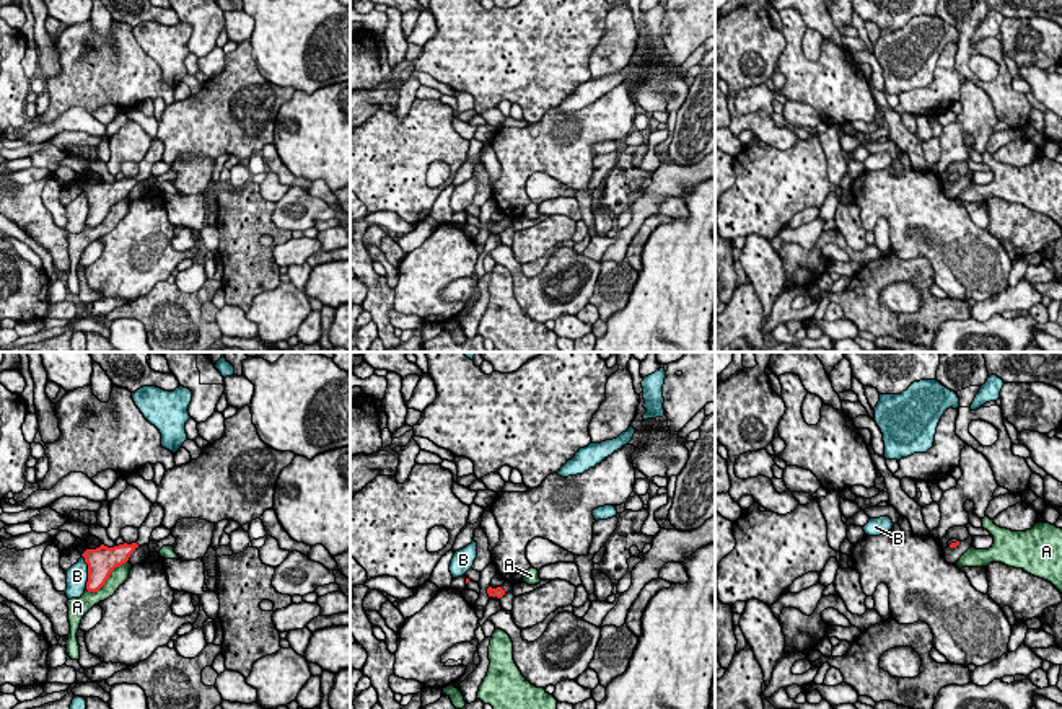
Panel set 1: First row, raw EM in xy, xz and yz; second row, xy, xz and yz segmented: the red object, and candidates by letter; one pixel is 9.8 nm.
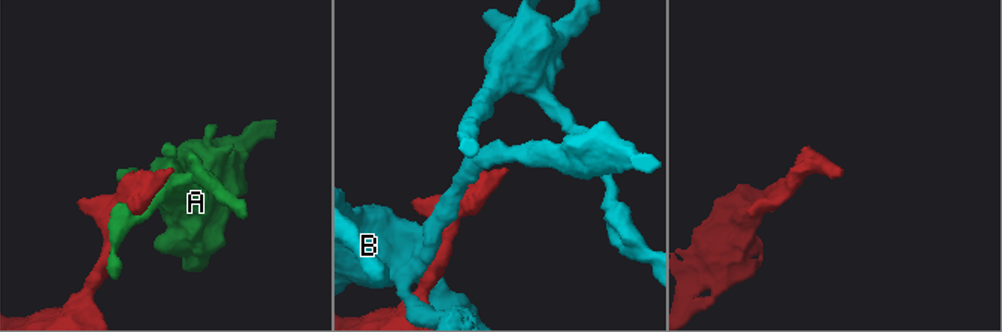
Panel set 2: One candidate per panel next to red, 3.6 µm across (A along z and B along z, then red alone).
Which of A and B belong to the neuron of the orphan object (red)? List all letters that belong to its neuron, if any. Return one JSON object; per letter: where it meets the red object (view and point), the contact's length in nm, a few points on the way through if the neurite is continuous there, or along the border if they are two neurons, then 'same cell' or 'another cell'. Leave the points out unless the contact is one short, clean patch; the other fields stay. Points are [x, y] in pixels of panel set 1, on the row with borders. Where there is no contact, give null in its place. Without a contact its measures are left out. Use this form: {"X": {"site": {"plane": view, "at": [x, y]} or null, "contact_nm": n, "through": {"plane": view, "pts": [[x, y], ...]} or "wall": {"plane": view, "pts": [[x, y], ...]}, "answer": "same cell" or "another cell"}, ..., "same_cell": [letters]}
{"A": {"site": {"plane": "xy", "at": [108, 577]}, "contact_nm": 500, "answer": "another cell"}, "B": {"site": {"plane": "xy", "at": [88, 571]}, "contact_nm": 340, "answer": "another cell"}, "same_cell": []}

